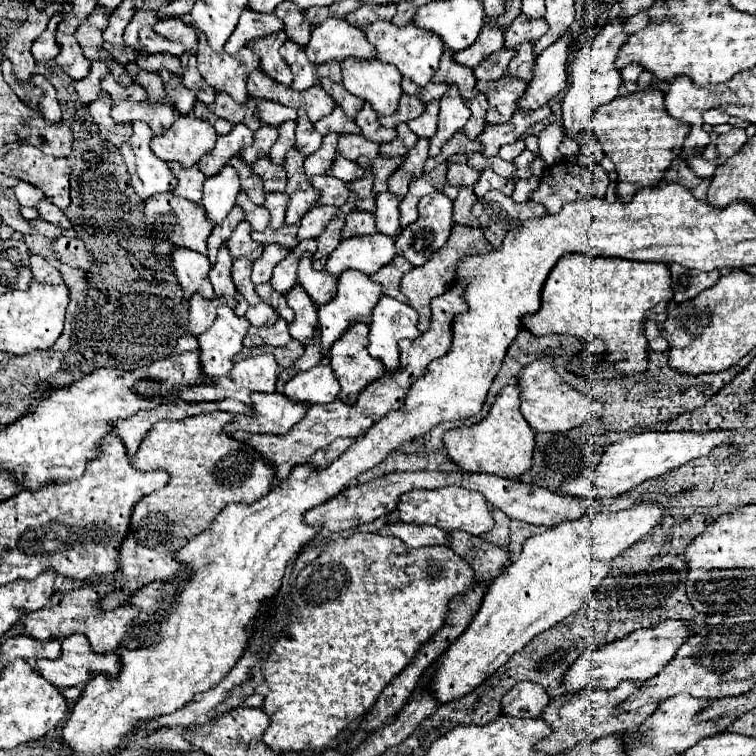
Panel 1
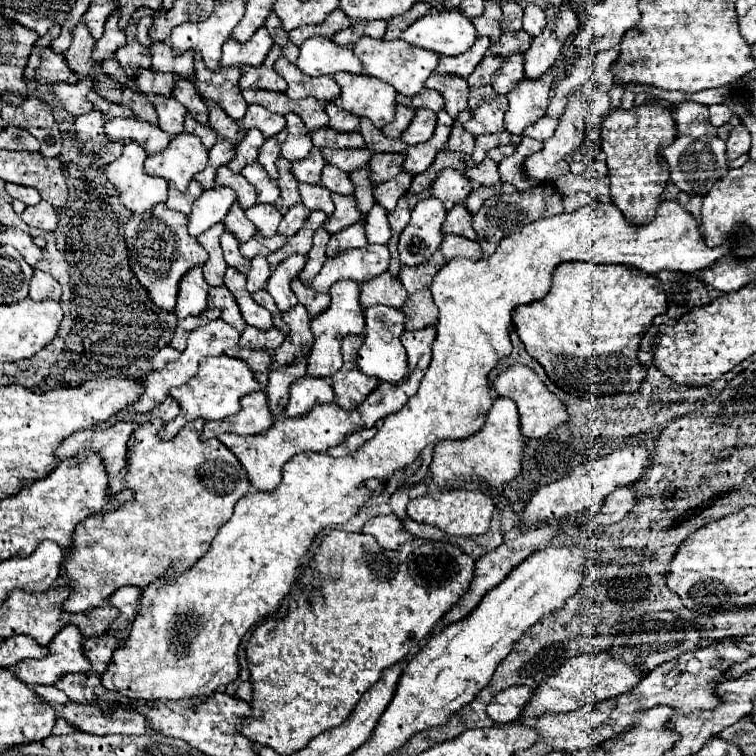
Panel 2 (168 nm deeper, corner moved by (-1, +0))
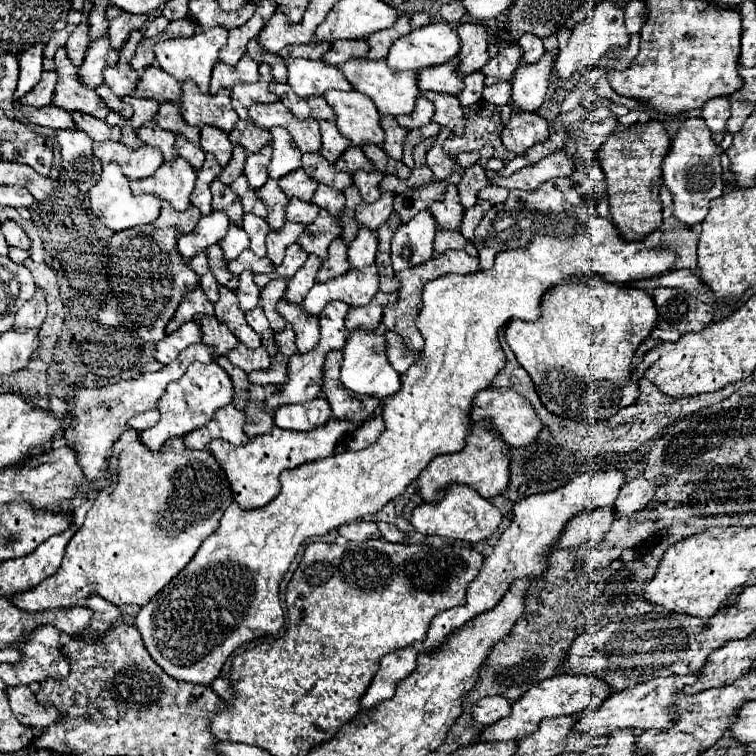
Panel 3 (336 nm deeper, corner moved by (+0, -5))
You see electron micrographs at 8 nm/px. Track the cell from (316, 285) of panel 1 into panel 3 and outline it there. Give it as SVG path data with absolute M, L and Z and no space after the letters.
M285 298L277 302L277 310L293 326L297 336L297 350L299 352L313 350L319 342L319 318L315 314L305 314L305 310L301 310L301 304L285 302Z

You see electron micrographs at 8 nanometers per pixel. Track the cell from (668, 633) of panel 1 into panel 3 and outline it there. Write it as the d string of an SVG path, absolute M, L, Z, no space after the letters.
M557 674L553 678L547 678L545 682L535 684L529 688L519 700L513 702L513 712L509 718L503 718L491 726L487 726L481 734L481 740L521 740L529 734L533 734L539 728L539 722L543 718L557 718L557 716L577 716L587 708L599 708L605 698L611 696L611 688L607 682L595 676L577 676L577 674Z

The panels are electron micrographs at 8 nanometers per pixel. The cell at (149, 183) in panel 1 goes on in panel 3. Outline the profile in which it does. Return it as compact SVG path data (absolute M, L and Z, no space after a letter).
M109 162L103 166L101 172L101 180L91 188L89 196L91 196L91 212L101 218L101 222L119 232L119 230L127 230L133 226L141 226L141 224L149 224L159 216L161 210L161 200L153 198L151 194L133 194L129 190L131 180L125 178L125 174L121 174L121 166L117 166L117 162Z

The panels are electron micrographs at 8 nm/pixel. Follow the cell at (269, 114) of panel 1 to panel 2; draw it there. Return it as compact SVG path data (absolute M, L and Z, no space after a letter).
M248 105L246 115L238 121L238 125L242 129L258 129L264 137L274 137L284 129L286 121L282 115L262 109L262 105Z

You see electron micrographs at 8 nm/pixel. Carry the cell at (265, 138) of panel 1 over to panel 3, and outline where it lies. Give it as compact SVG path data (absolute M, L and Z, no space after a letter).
M235 146L235 148L233 148L233 156L231 156L229 164L223 168L221 180L223 180L223 182L227 182L227 184L231 184L237 176L241 176L241 174L243 174L243 168L245 168L245 158L247 158L245 148L243 148L243 146Z

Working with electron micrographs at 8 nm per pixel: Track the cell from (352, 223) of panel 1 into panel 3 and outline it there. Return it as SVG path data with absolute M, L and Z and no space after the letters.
M335 238L331 242L329 258L327 258L327 262L323 262L321 270L317 272L317 282L337 278L337 276L345 274L351 268L349 260L347 260L347 248L349 248L349 244L345 240L341 240L341 238Z

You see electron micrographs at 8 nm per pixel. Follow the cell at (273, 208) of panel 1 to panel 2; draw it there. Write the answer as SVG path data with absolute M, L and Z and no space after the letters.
M256 203L252 205L250 209L244 211L246 217L254 223L256 231L262 235L262 237L272 237L276 235L276 229L282 221L282 215L274 209L274 205L262 205L262 203Z

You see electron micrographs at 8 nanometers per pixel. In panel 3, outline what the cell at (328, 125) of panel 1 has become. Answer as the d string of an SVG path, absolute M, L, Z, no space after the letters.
M351 146L349 150L345 150L341 154L341 158L337 158L335 166L337 166L337 170L343 170L343 172L373 170L373 164L369 162L369 158L365 158L363 150L357 150L357 146Z

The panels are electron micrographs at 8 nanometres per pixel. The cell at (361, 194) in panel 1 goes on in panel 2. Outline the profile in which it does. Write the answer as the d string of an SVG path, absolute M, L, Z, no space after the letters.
M332 193L332 201L334 201L336 209L334 209L334 213L328 217L328 221L324 225L324 229L330 235L334 235L336 231L360 221L360 213L358 213L354 197L342 197L338 193Z

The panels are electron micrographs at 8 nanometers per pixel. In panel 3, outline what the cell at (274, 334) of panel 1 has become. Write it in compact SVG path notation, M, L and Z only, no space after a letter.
M239 344L235 350L231 350L231 352L227 354L227 358L229 358L235 366L239 366L241 370L245 370L247 374L253 372L253 370L267 370L269 364L271 364L271 356L269 356L269 352L265 350L265 346L261 346L261 348L257 348L257 350L249 350L249 348L245 348L245 346Z

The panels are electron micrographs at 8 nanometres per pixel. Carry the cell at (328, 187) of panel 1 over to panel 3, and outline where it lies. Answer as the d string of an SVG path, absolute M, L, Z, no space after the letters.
M291 198L287 204L287 220L295 220L301 224L315 222L319 212L321 212L319 206L313 206L311 202L299 202L299 198Z

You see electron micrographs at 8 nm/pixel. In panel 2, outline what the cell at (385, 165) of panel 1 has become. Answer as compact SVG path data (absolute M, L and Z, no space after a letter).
M358 169L354 173L350 173L350 179L354 183L354 199L356 199L356 205L362 213L362 219L368 215L370 207L374 205L374 197L372 197L372 185L366 177L366 169Z

